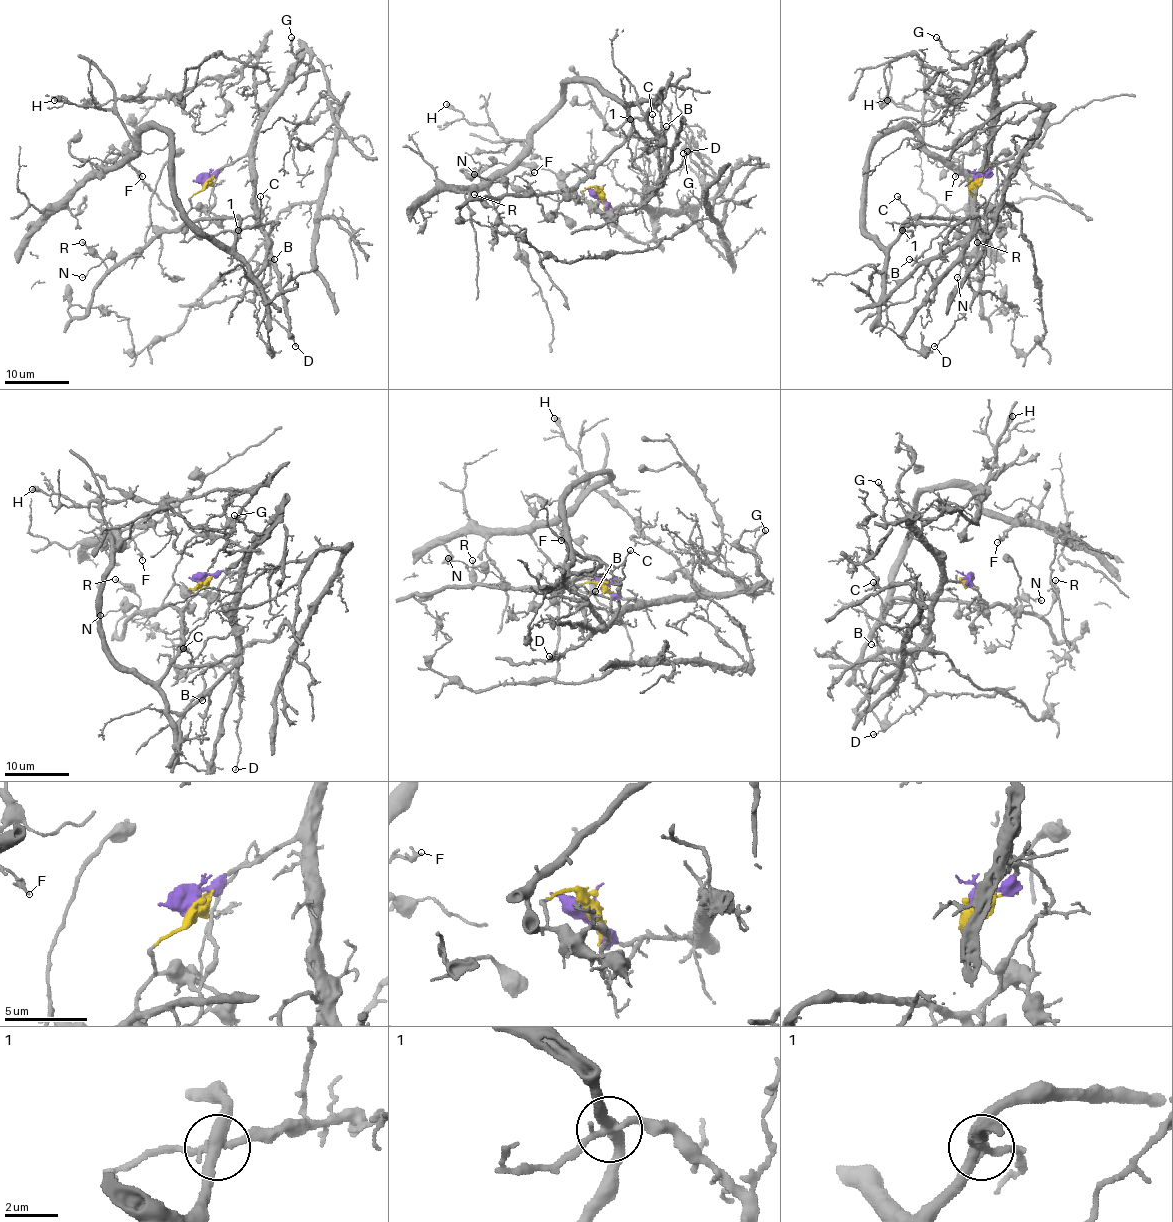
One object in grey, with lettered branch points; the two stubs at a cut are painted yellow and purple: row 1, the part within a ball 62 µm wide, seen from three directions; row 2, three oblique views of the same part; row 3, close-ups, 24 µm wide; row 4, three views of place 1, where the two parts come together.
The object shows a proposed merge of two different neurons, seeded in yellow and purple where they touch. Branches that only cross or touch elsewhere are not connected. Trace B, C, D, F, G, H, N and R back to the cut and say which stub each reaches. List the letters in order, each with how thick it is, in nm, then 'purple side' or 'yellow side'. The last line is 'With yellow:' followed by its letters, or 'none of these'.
B: 110 nm | purple side
C: 170 nm | purple side
D: 140 nm | purple side
F: 160 nm | yellow side
G: 240 nm | purple side
H: 500 nm | yellow side
N: 100 nm | yellow side
R: 170 nm | yellow side
With yellow: F, H, N, R

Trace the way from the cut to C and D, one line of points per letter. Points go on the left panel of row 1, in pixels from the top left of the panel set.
C: (206, 180), (220, 167), (247, 156), (254, 188), (256, 224), (265, 233), (272, 225), (260, 224), (260, 196)
D: (206, 180), (220, 167), (249, 158), (256, 225), (270, 254), (264, 304), (296, 346)

